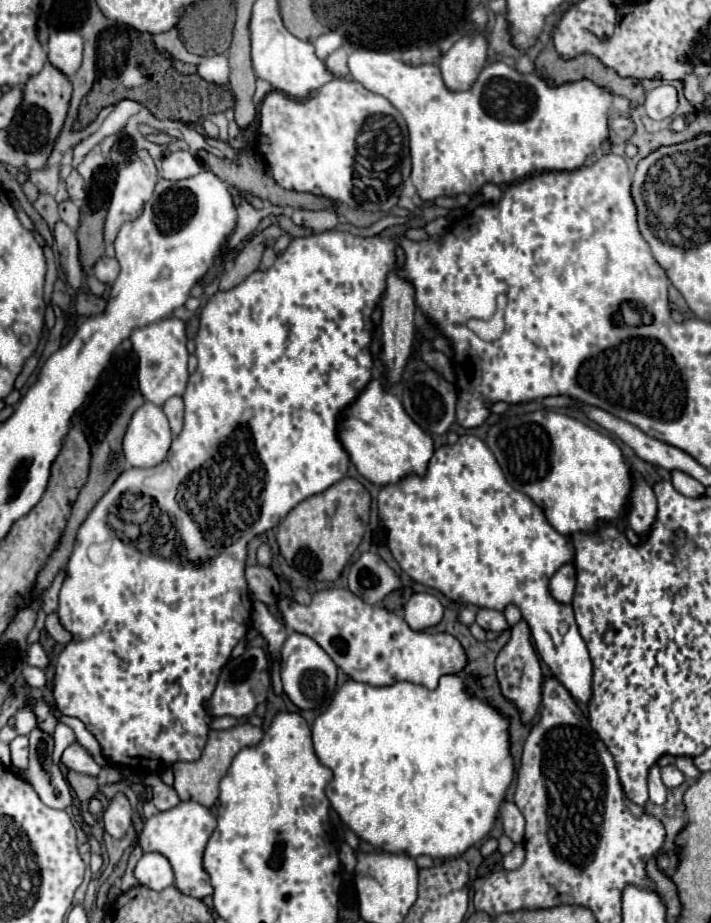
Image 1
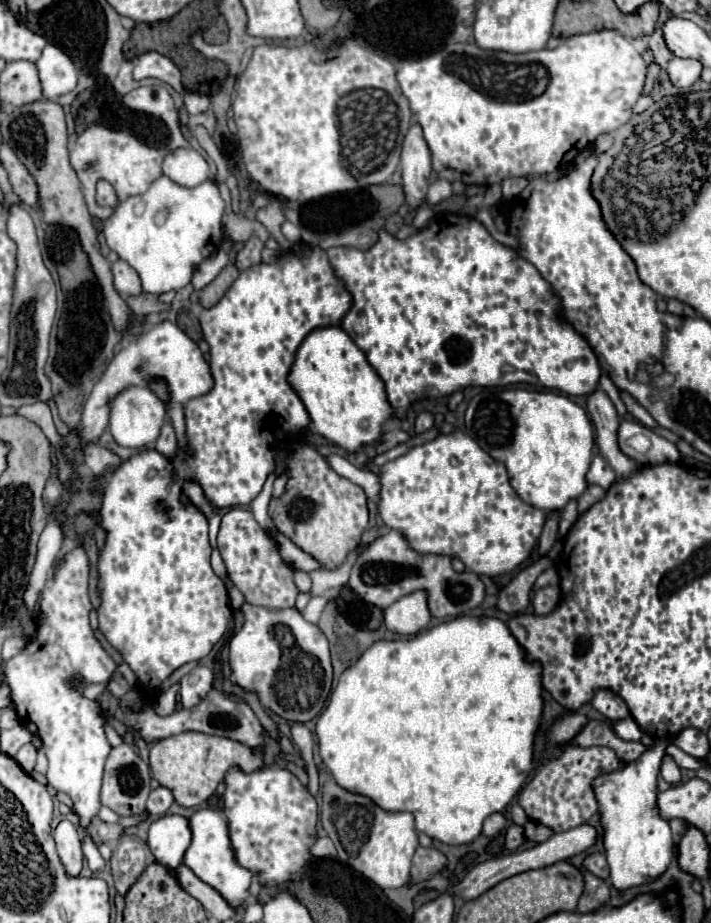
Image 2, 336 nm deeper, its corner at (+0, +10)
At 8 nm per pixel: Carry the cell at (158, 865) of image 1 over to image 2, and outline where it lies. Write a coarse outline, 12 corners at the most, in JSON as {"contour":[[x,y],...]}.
{"contour":[[163,815],[147,843],[161,865],[175,869],[191,843],[189,819]]}

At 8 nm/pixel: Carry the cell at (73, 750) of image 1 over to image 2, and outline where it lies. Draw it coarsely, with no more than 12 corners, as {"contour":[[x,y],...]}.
{"contour":[[33,745],[19,749],[15,761],[33,773],[37,749]]}

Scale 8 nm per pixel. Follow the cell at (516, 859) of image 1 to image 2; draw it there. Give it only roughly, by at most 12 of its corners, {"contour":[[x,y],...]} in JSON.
{"contour":[[525,823],[529,841],[541,843],[553,835],[547,825]]}

